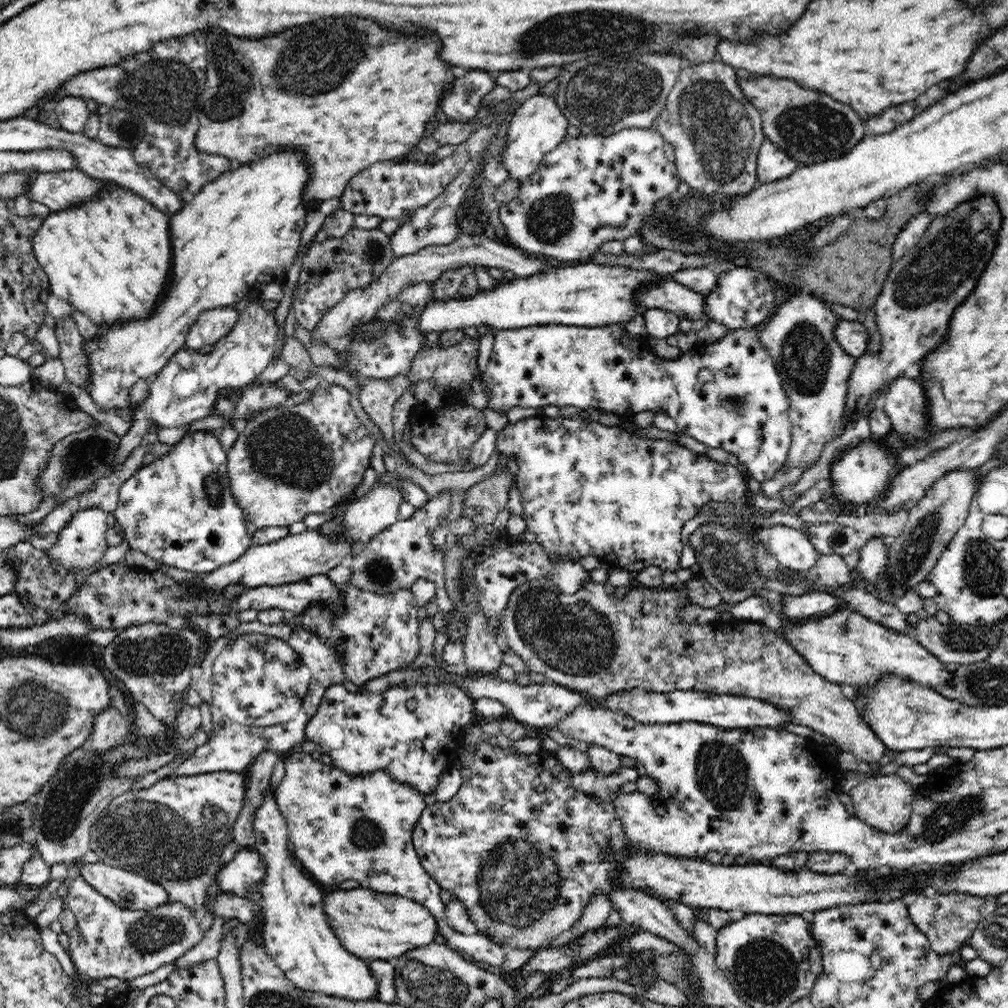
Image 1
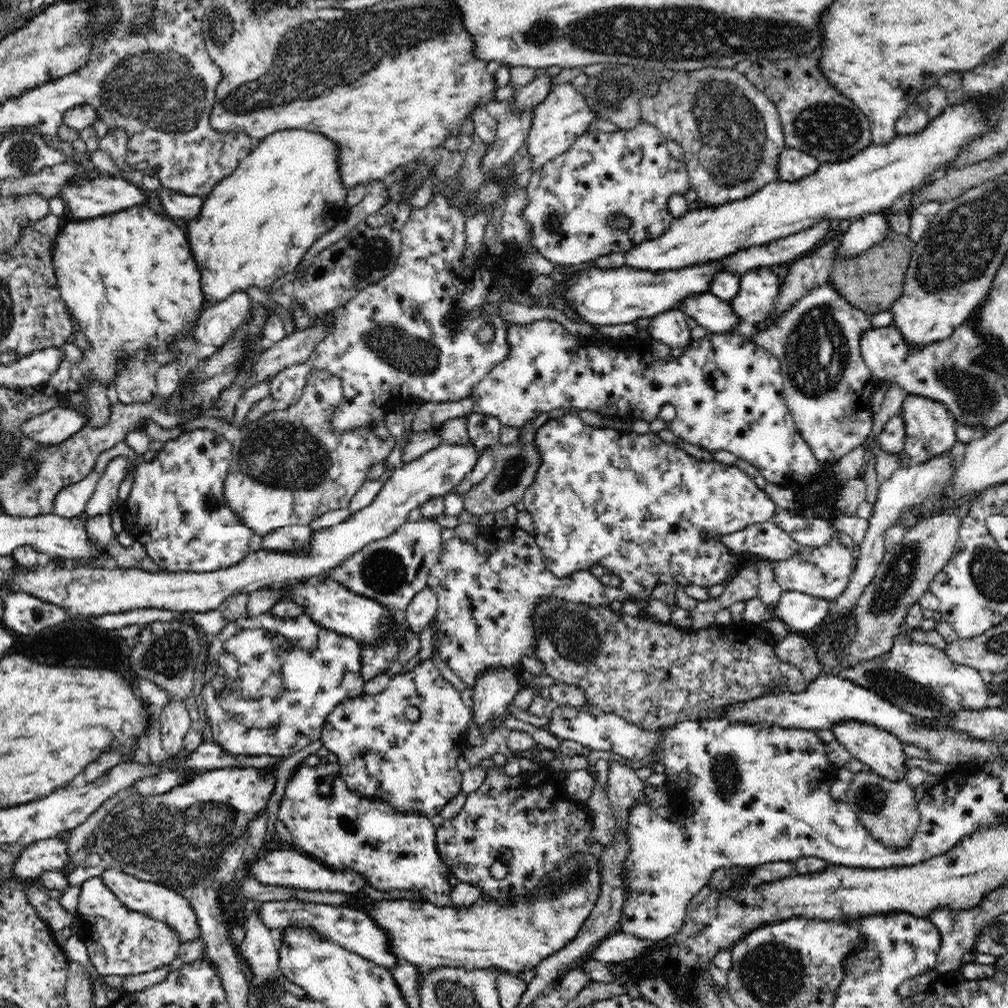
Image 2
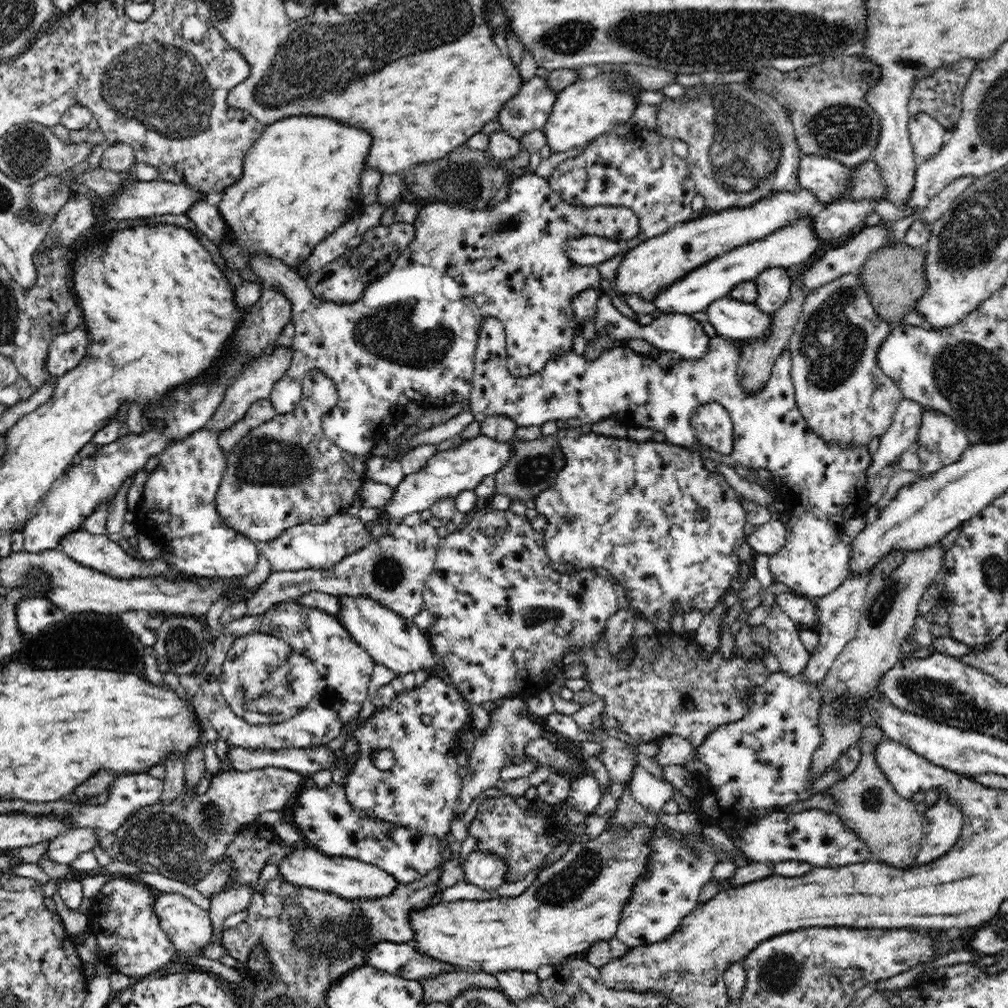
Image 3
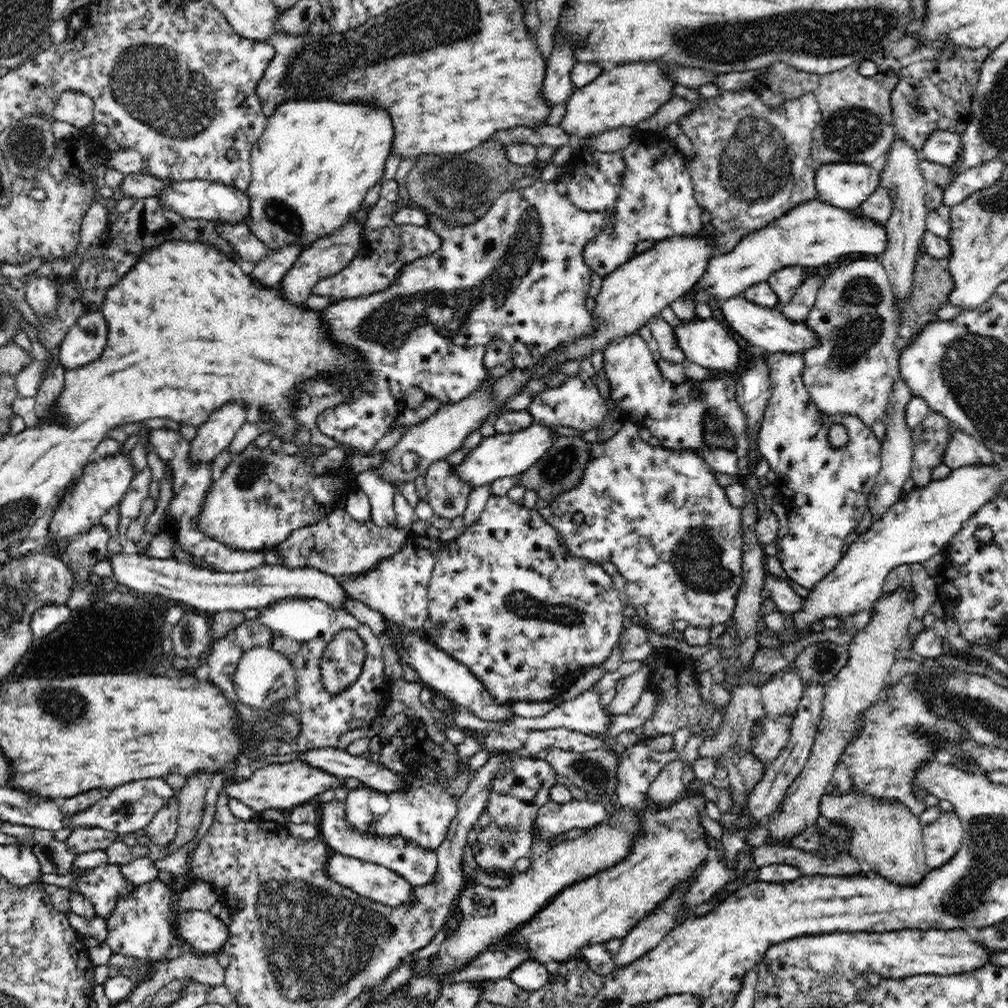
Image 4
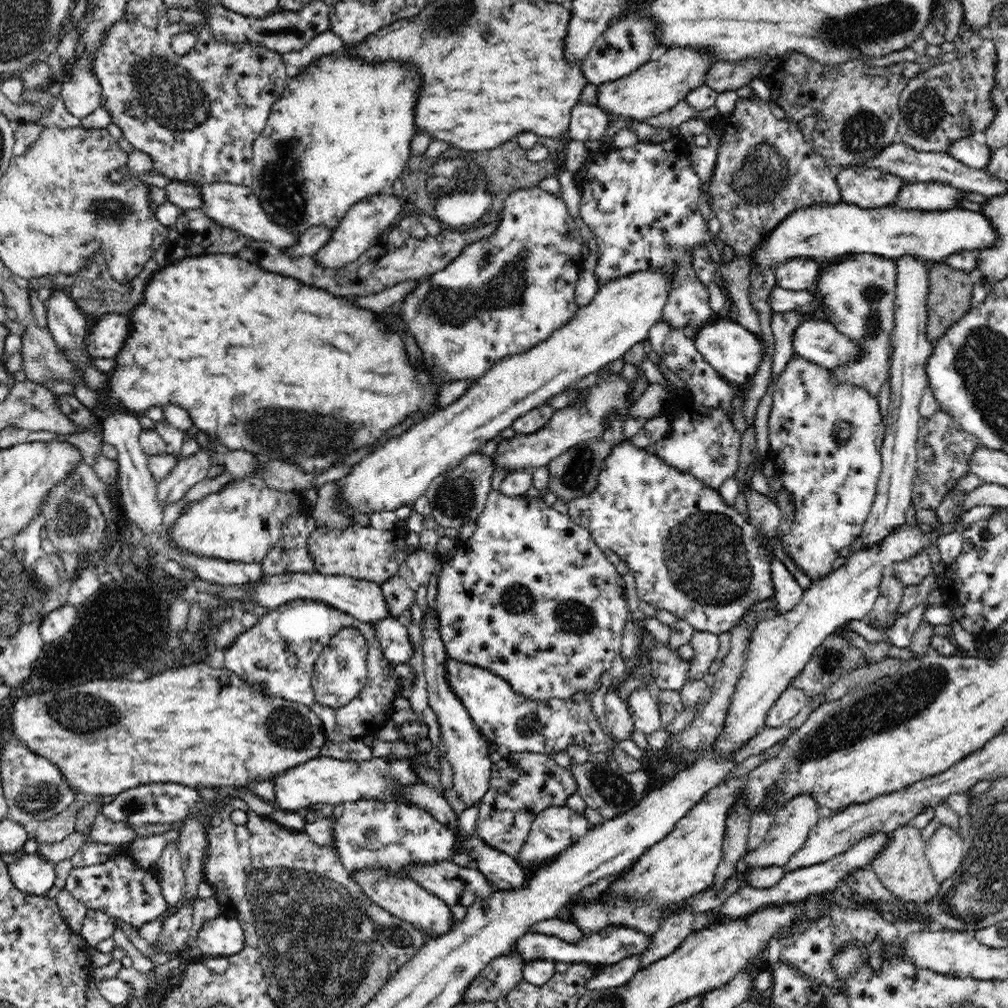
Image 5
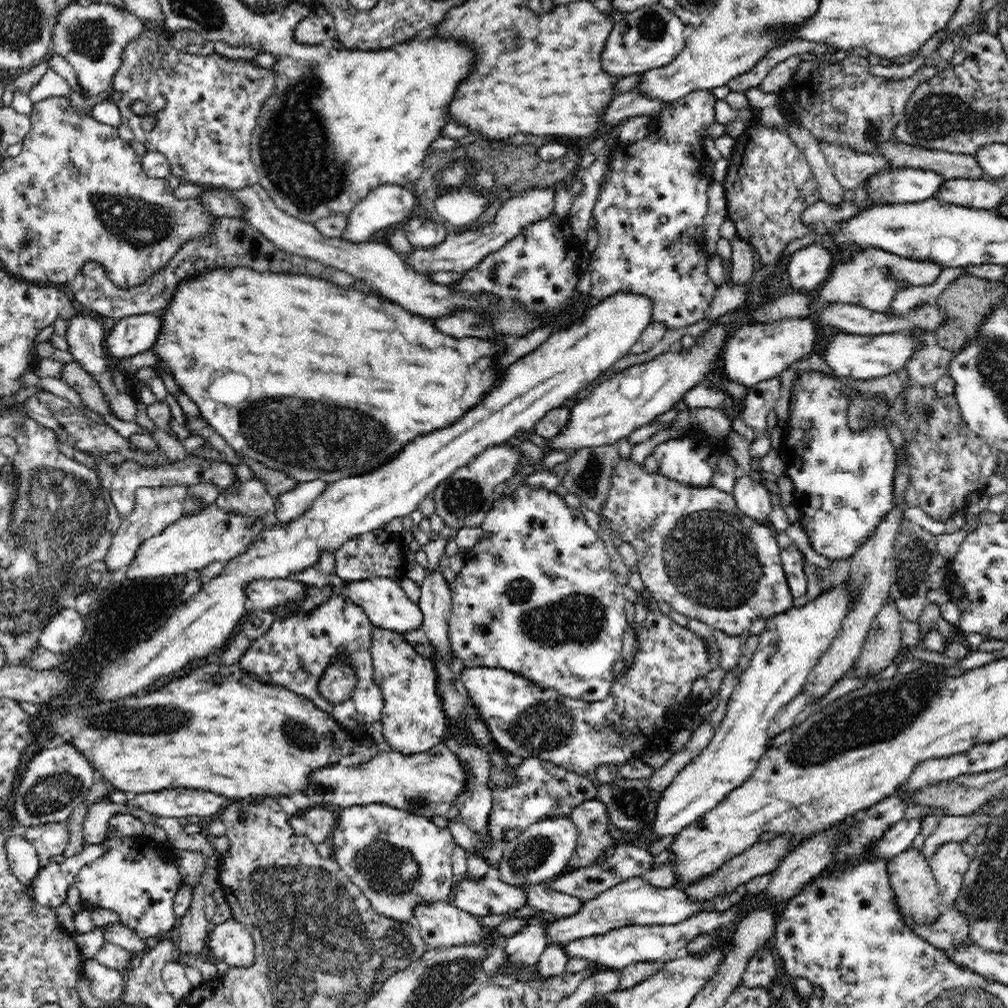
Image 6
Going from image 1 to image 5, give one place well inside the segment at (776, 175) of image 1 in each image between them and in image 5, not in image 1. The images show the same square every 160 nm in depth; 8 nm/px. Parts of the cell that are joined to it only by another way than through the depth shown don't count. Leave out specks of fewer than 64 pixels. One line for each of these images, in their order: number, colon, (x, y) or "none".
2: (794, 165)
3: (828, 180)
4: (847, 185)
5: (868, 187)

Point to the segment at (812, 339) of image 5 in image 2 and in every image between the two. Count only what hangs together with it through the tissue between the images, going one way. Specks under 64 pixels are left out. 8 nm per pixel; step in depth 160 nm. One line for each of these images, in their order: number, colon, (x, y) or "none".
2: (715, 314)
3: (733, 319)
4: (766, 327)

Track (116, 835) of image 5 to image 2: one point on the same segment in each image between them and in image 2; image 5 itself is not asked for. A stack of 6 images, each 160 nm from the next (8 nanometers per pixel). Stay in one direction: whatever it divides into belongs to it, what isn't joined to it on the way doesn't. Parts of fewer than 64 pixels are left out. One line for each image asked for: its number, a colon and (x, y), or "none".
2: (50, 854)
3: (65, 848)
4: (80, 840)

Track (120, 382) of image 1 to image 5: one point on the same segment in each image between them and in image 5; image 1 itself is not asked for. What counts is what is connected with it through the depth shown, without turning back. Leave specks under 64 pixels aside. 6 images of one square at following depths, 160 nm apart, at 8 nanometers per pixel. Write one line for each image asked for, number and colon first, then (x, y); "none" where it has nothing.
2: (256, 225)
3: (301, 178)
4: (311, 168)
5: (340, 132)

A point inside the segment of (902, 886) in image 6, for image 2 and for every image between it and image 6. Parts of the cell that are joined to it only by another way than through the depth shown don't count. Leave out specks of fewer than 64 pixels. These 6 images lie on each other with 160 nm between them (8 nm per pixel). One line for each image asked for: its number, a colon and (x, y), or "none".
2: (888, 810)
3: (891, 828)
4: (888, 838)
5: (903, 868)

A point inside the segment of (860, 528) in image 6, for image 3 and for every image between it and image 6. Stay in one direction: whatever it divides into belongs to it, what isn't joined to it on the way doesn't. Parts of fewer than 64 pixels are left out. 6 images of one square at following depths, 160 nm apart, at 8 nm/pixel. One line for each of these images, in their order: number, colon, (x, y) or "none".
3: (769, 432)
4: (793, 438)
5: (833, 485)

